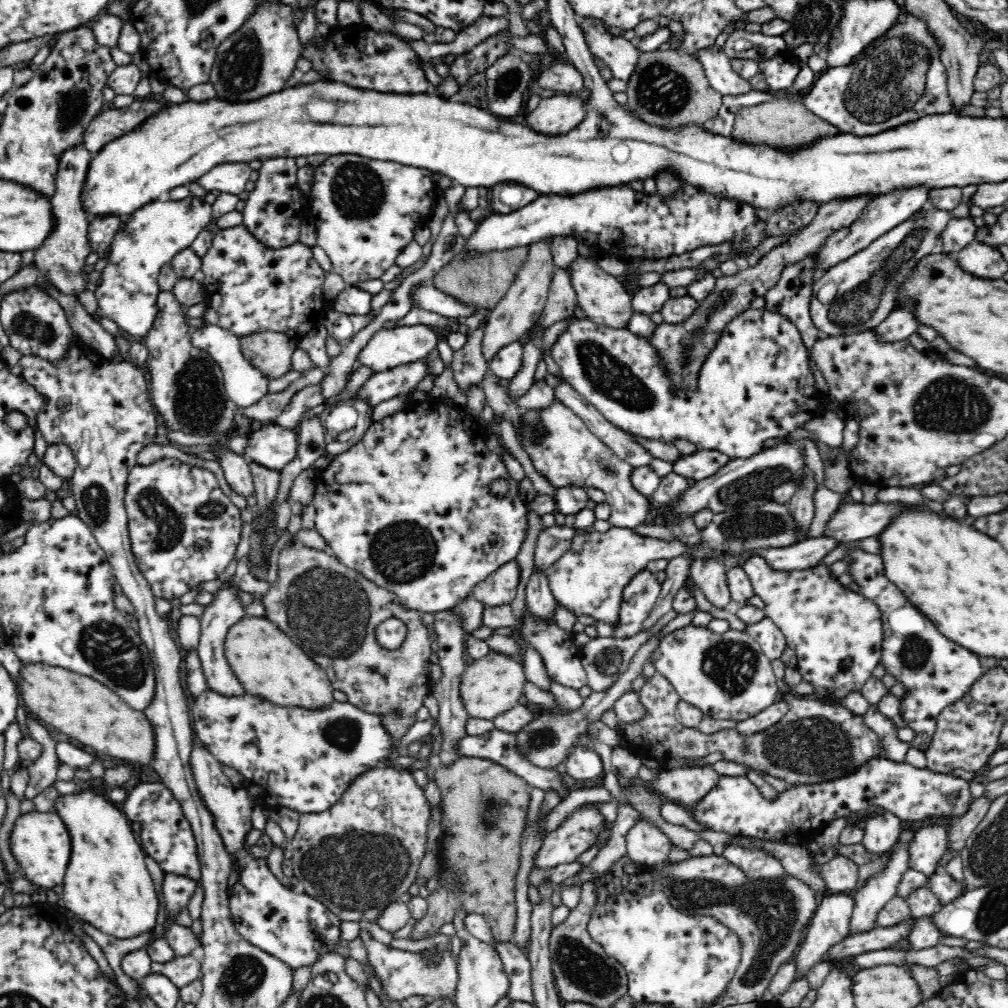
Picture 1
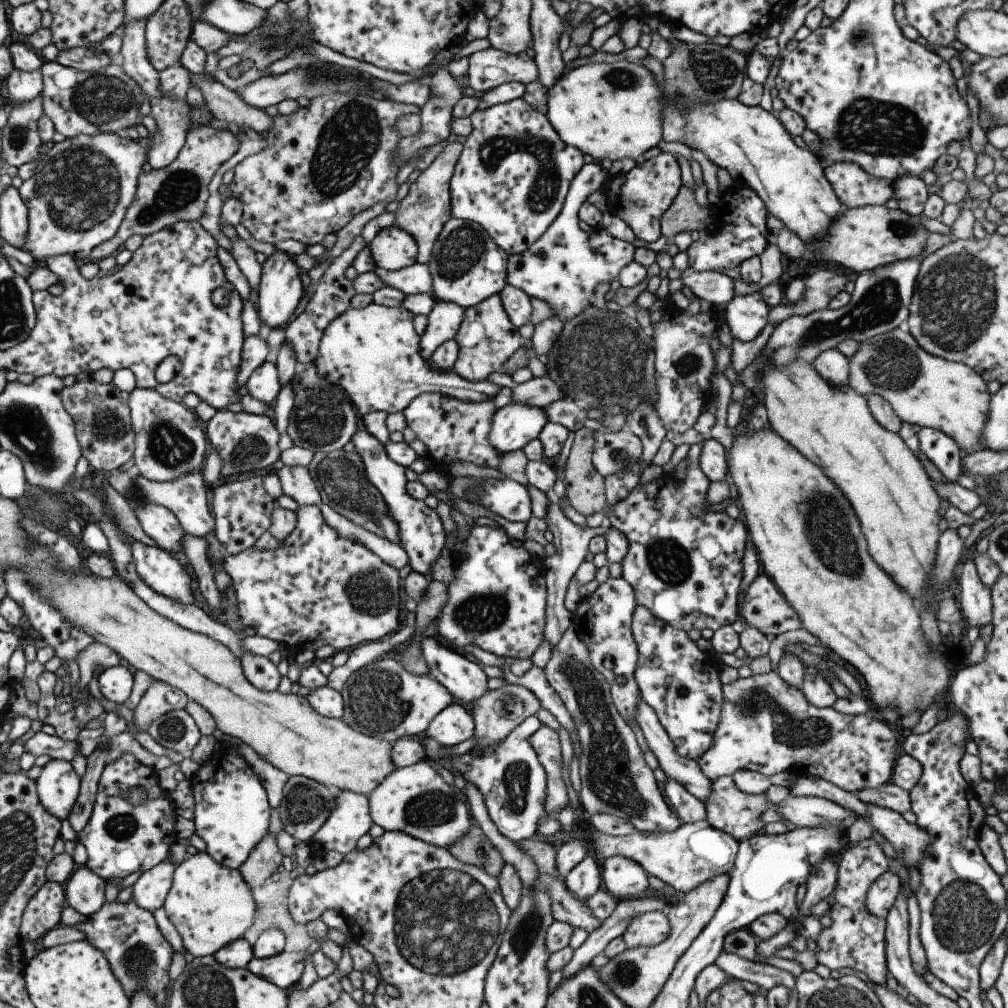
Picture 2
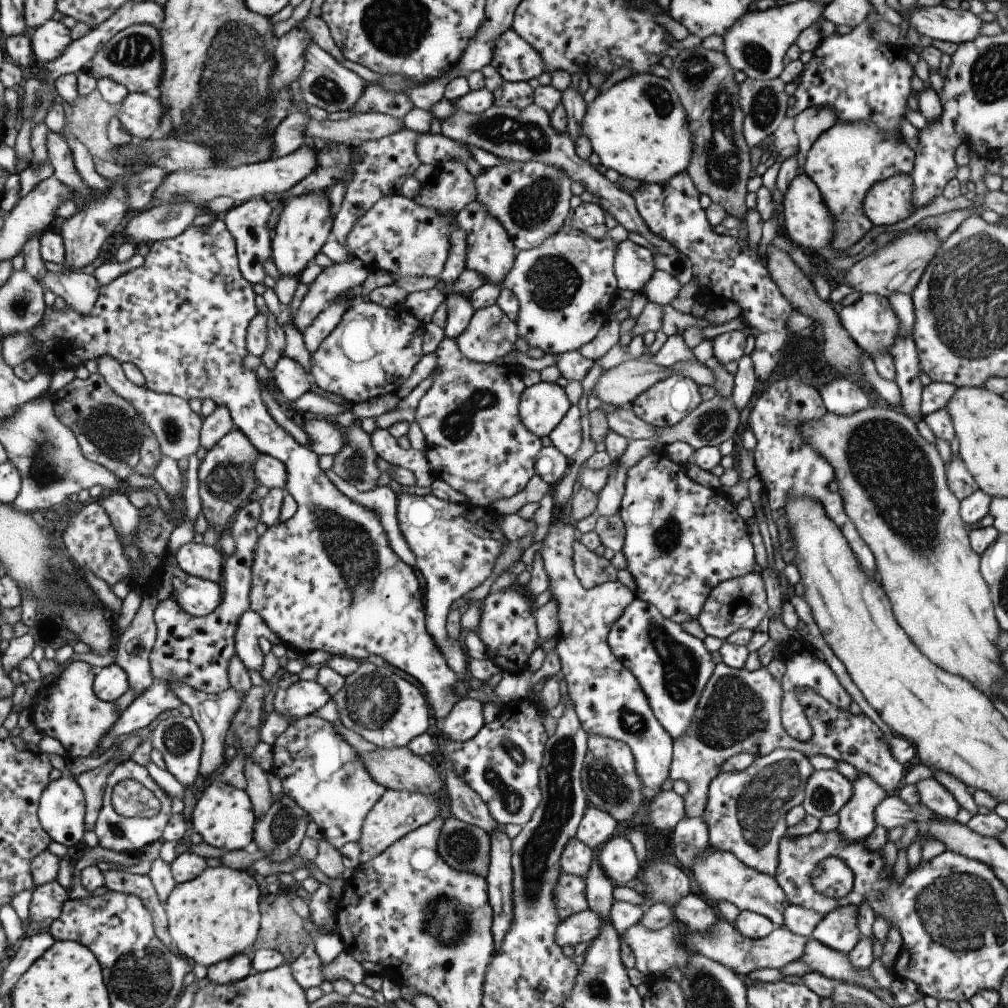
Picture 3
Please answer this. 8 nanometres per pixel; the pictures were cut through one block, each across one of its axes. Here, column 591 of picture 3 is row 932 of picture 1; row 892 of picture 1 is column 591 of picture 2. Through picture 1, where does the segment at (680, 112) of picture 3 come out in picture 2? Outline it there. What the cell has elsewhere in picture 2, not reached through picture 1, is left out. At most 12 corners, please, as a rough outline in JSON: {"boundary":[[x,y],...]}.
{"boundary":[[586,64],[547,90],[558,137],[616,161],[657,151],[656,78]]}

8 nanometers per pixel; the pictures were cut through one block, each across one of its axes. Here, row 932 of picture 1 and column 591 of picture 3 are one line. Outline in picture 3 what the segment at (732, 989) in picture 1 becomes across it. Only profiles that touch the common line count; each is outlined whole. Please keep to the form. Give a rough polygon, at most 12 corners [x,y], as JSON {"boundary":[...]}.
{"boundary":[[587,735],[588,805],[617,822],[642,802],[631,748]]}

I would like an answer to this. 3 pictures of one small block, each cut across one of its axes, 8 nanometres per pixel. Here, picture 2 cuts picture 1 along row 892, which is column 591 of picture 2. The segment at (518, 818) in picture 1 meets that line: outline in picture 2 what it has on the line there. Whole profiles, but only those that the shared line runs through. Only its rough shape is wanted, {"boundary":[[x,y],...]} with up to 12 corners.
{"boundary":[[575,433],[564,468],[566,497],[583,516],[606,510],[594,467],[594,434]]}

